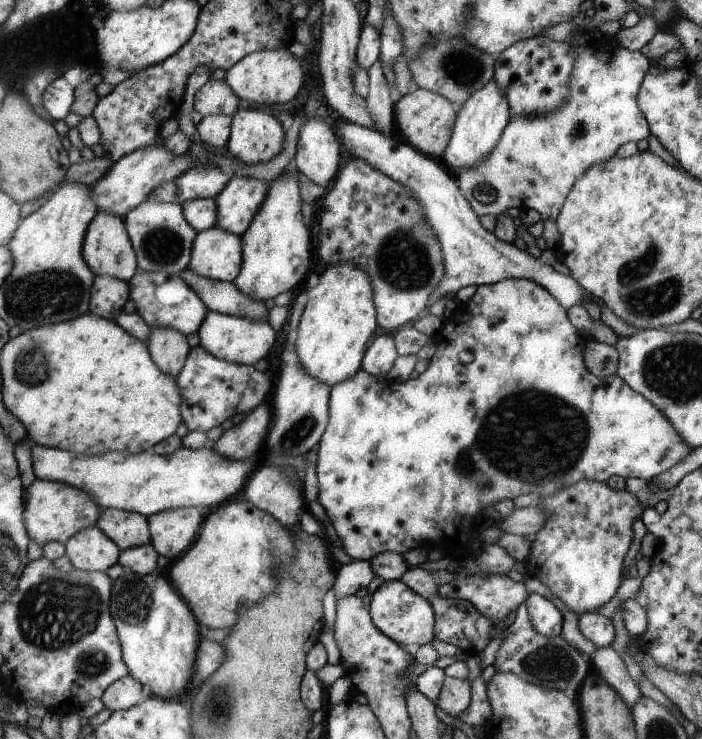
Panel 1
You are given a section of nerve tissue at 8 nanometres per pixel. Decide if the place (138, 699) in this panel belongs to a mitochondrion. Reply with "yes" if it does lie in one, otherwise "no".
no

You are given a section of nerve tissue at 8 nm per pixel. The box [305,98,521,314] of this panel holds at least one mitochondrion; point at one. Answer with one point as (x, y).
(404, 263)

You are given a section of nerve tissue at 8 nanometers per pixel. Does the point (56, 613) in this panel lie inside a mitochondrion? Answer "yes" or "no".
yes

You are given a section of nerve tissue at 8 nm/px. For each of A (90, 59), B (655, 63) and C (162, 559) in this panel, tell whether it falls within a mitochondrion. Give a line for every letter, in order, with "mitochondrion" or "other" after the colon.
A: other
B: other
C: other

